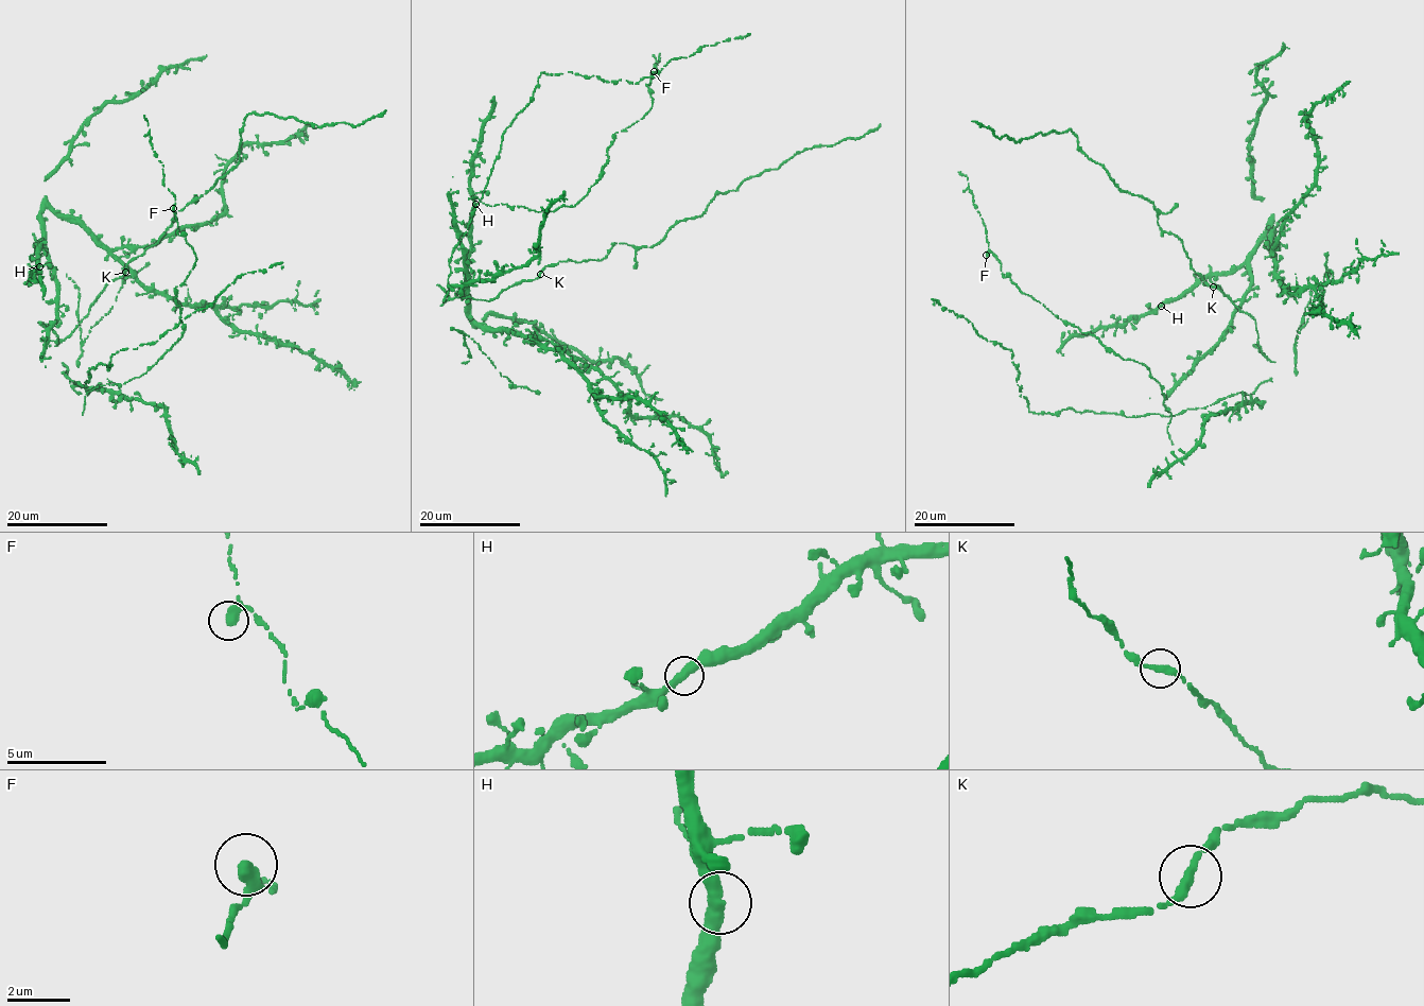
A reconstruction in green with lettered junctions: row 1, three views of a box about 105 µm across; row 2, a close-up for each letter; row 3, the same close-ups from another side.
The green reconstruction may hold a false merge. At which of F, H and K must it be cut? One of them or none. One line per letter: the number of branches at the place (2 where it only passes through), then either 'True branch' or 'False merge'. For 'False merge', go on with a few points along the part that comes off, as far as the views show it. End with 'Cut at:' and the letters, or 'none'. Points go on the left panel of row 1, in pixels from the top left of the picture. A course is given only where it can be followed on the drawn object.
F: Branches: 2. True branch
H: Branches: 2. True branch
K: Branches: 2. True branch
Cut at: none

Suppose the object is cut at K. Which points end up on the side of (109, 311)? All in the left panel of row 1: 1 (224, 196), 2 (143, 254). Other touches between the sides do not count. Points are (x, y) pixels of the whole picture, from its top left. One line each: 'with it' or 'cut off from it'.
1: with it
2: cut off from it

